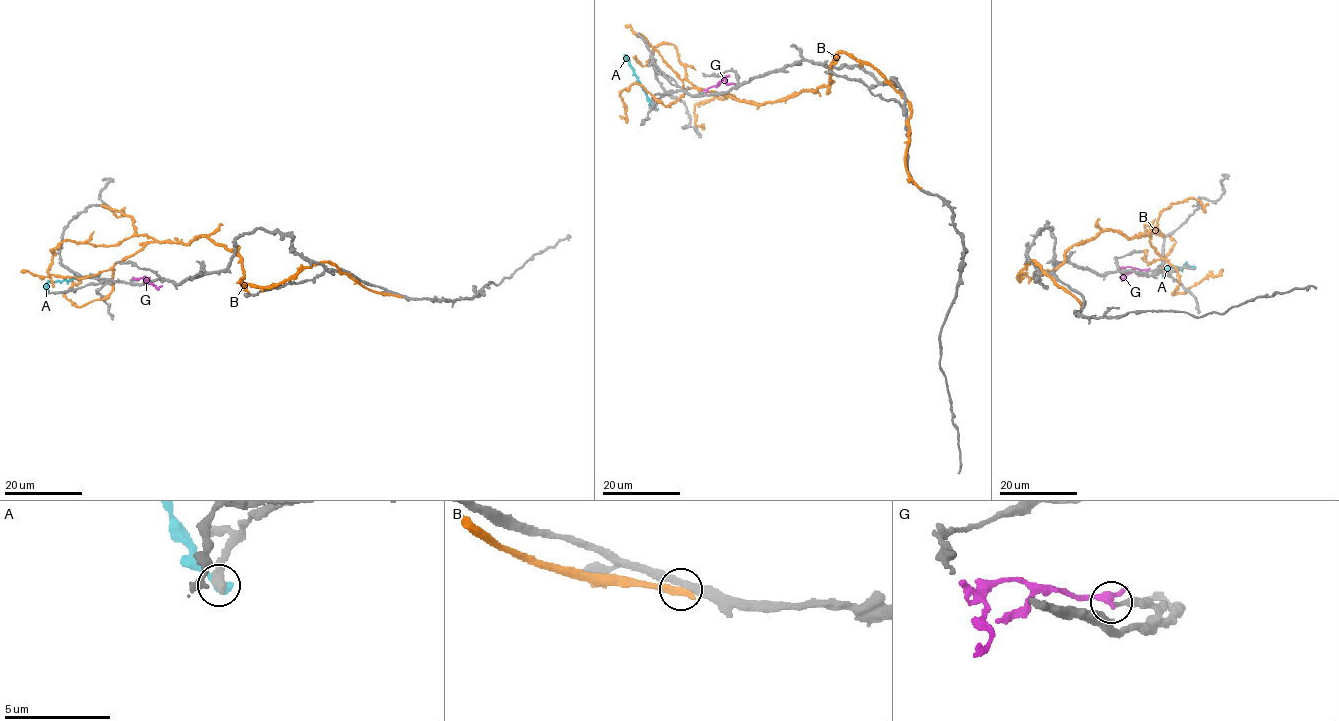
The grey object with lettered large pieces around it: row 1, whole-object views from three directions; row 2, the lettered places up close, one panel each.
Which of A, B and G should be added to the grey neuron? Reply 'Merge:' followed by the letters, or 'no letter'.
Merge: no letter

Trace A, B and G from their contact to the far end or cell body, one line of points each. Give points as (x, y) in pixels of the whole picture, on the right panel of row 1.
A: (1194, 267), (1170, 266), (1162, 278)
B: (1082, 307), (1032, 261), (1021, 269), (1049, 273), (1111, 229), (1150, 235), (1173, 295), (1221, 271)
G: (1146, 271), (1126, 267), (1124, 277), (1119, 276)

